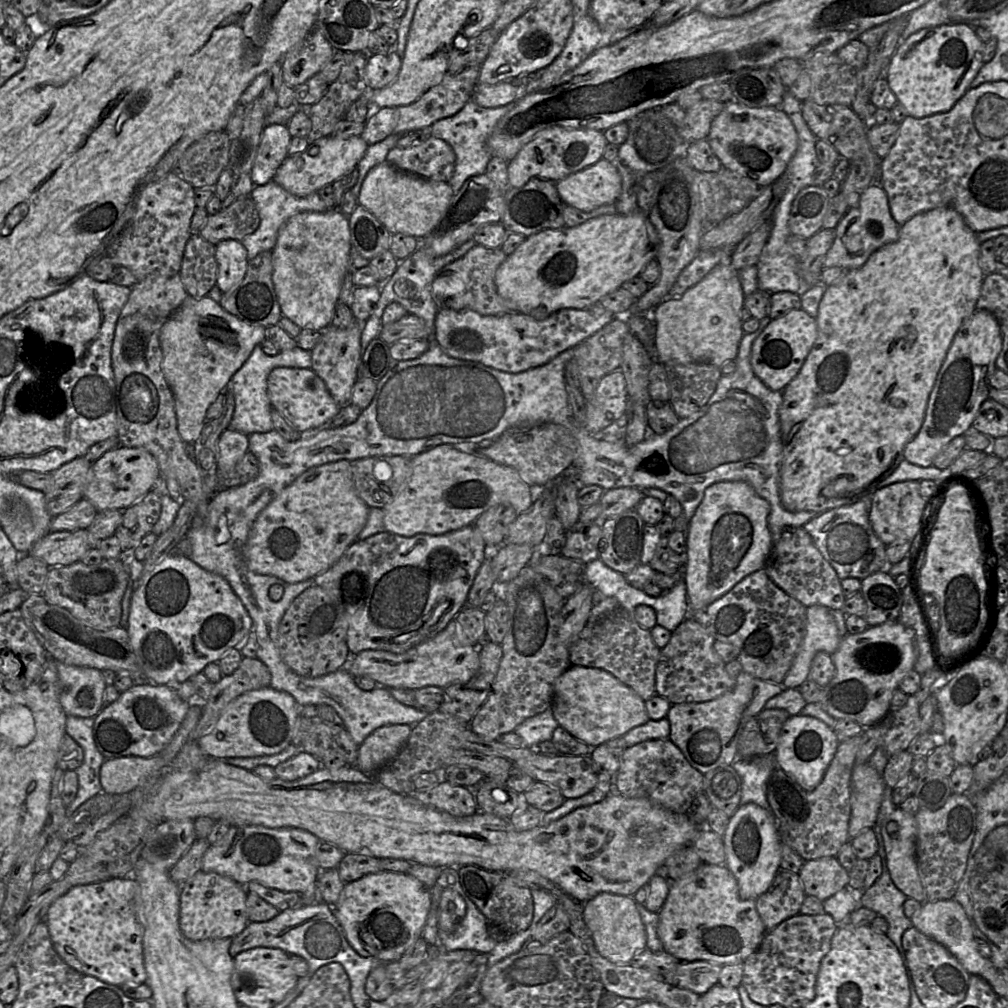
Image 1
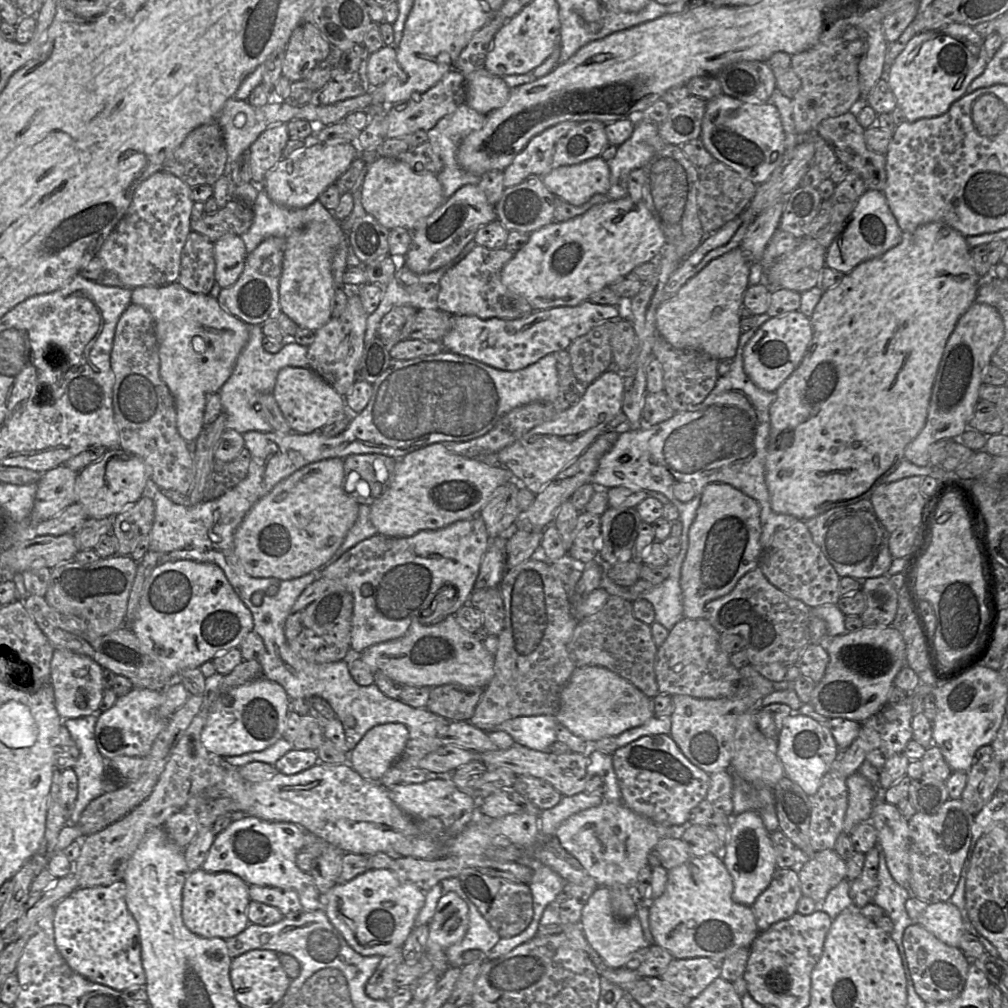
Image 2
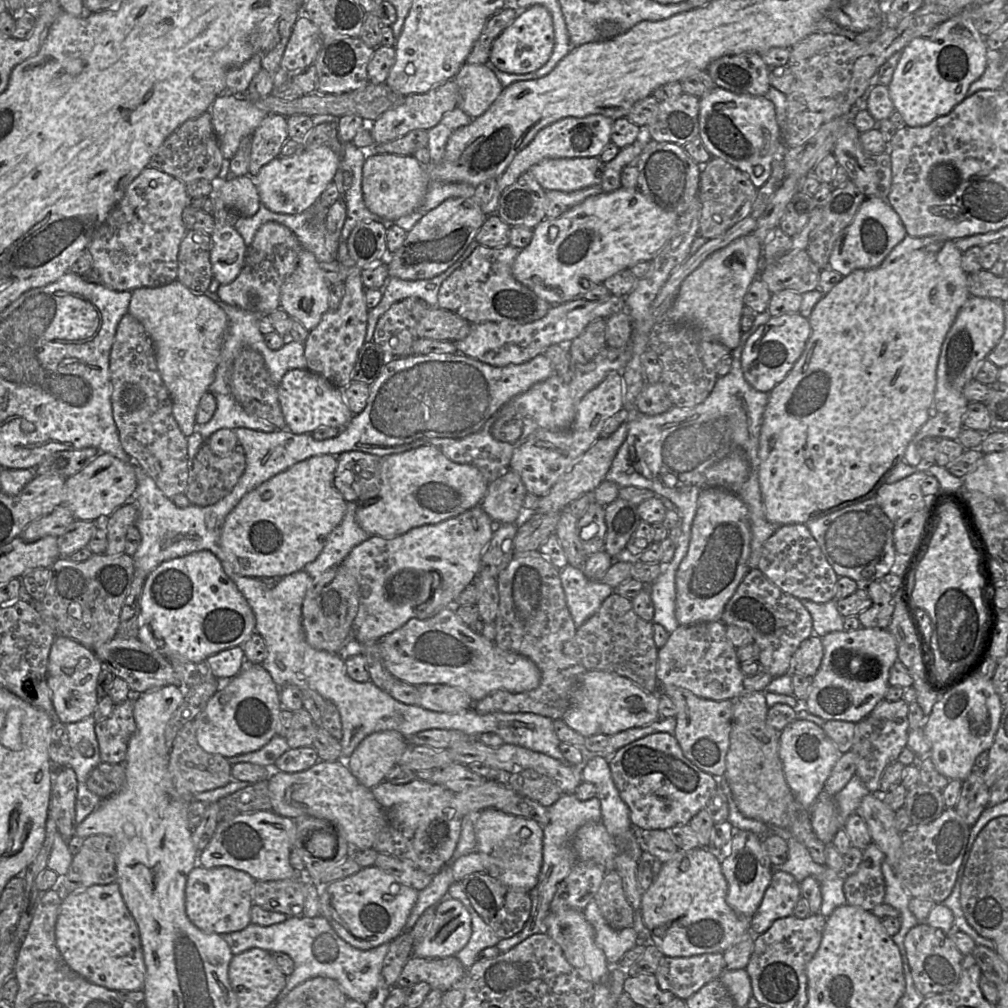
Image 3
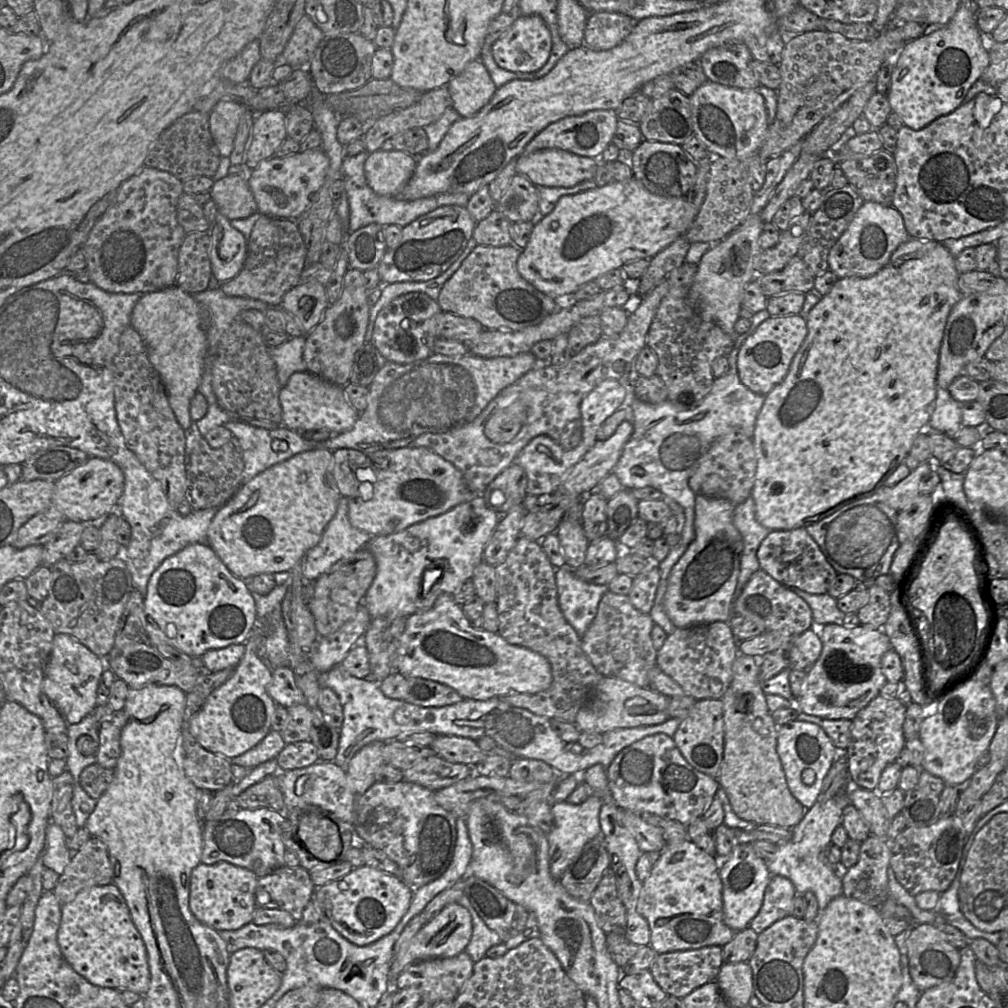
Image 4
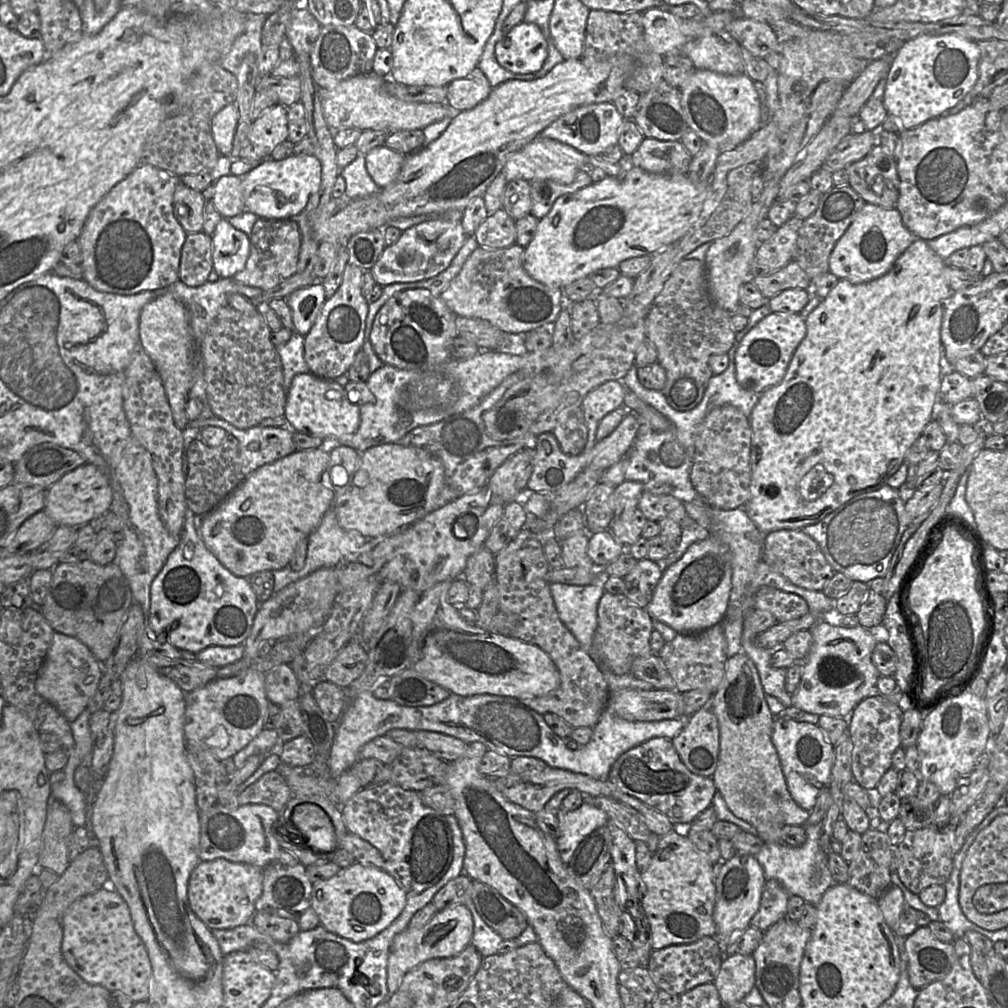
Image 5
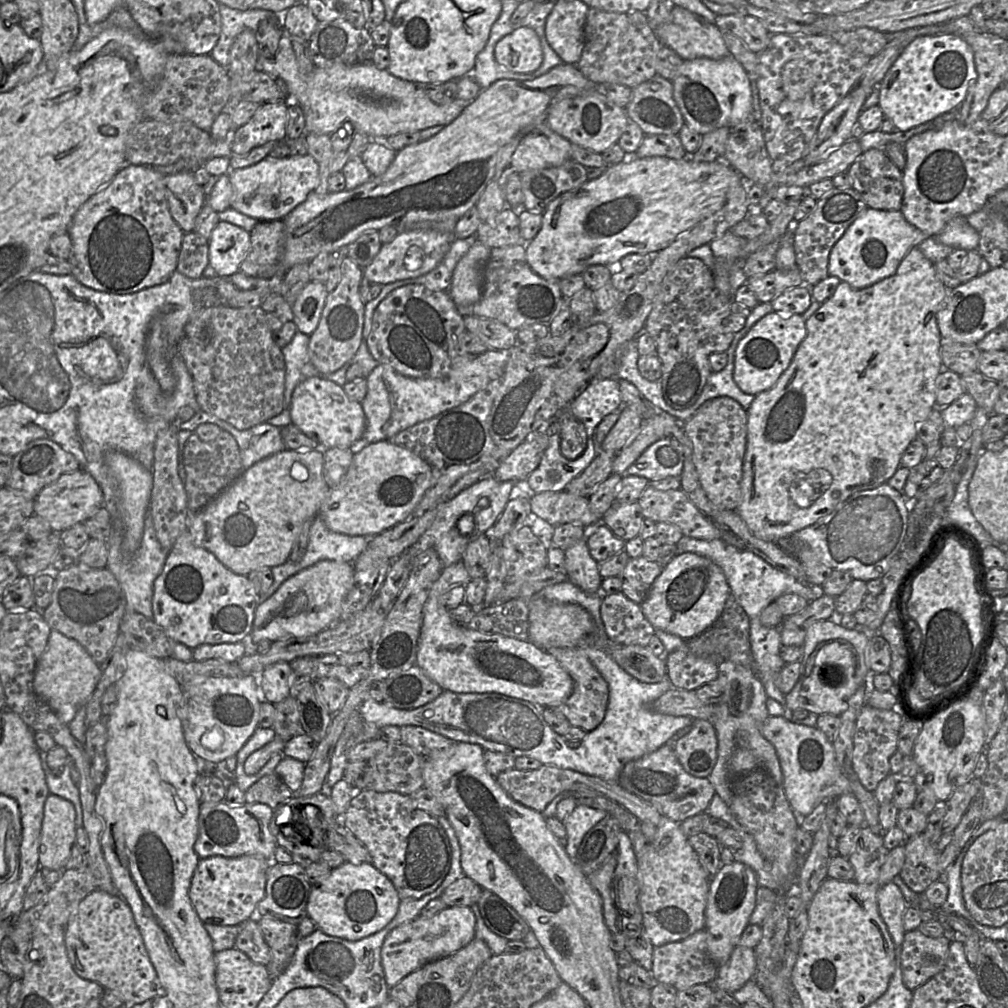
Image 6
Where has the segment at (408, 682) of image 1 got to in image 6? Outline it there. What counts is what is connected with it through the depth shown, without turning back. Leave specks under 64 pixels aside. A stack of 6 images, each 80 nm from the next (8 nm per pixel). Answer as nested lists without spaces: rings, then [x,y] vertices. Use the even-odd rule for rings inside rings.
[[[459,561],[444,568],[440,577],[433,583],[423,605],[415,664],[443,690],[456,693],[499,693],[546,708],[556,707],[565,702],[572,694],[574,683],[554,656],[531,641],[468,629],[451,617],[449,609],[441,603],[441,596],[453,586],[466,585],[470,580],[463,563]]]

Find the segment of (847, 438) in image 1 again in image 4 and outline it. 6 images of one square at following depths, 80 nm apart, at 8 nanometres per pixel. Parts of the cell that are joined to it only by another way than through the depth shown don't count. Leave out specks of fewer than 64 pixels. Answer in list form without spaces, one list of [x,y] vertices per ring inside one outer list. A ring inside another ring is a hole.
[[[909,238],[892,253],[888,264],[876,274],[867,278],[838,279],[830,292],[822,296],[810,310],[806,320],[807,336],[794,356],[783,381],[765,396],[756,418],[752,440],[757,468],[751,496],[755,502],[756,520],[761,525],[770,531],[805,528],[853,501],[872,496],[904,462],[917,435],[928,428],[937,396],[939,353],[947,317],[954,304],[962,297],[958,288],[958,277],[955,257],[942,243]]]

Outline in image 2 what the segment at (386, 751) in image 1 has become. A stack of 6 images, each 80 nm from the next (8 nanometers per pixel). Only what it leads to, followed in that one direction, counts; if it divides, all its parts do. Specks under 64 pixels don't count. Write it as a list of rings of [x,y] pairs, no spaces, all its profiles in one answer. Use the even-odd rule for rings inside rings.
[[[402,723],[377,725],[351,751],[348,764],[364,779],[379,782],[403,752],[408,737]]]

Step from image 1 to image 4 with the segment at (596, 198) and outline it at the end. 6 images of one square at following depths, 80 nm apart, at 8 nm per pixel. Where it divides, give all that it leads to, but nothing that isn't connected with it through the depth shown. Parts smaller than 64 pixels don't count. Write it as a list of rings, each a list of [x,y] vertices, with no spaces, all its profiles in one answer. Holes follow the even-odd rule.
[[[542,149],[531,154],[520,154],[517,158],[517,174],[528,178],[535,186],[573,187],[585,180],[594,180],[598,164],[592,157],[573,154],[561,149]]]

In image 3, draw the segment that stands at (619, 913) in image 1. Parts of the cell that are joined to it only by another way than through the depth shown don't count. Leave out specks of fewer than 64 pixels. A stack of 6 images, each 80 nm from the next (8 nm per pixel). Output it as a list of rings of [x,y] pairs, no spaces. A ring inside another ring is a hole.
[[[594,898],[584,908],[583,915],[592,925],[595,943],[610,966],[617,966],[623,955],[638,943],[638,935],[633,927],[617,930],[606,922]]]

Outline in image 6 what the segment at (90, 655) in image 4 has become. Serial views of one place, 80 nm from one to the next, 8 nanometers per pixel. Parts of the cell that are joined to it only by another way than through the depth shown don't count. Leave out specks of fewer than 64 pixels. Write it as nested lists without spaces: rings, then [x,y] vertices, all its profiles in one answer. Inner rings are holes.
[[[51,630],[47,646],[37,662],[33,689],[55,712],[59,720],[68,725],[95,691],[100,680],[100,666],[76,640]]]

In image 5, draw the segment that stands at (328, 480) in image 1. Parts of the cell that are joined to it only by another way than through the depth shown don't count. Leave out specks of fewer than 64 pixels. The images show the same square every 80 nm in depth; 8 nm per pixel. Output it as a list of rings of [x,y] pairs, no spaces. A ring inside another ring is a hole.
[[[321,449],[296,450],[256,469],[217,507],[200,516],[199,534],[206,547],[239,577],[289,566],[298,543],[318,527],[335,498],[333,485],[323,482],[329,460],[330,454]]]

